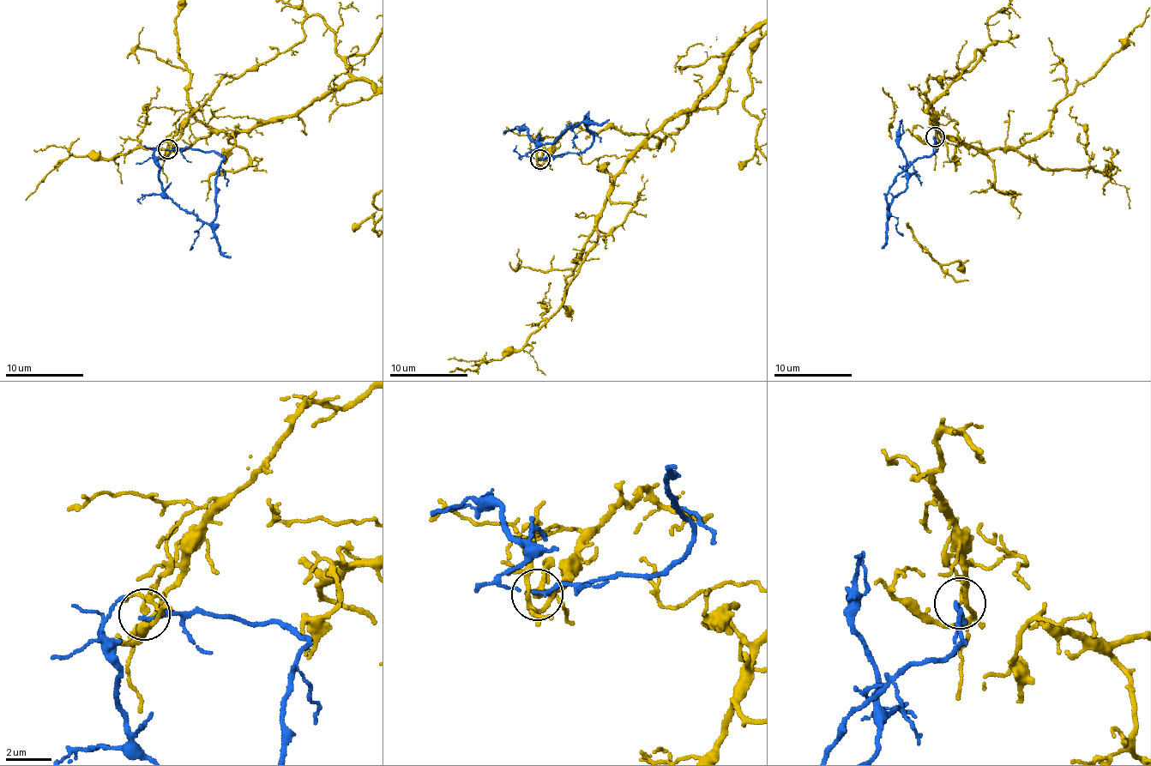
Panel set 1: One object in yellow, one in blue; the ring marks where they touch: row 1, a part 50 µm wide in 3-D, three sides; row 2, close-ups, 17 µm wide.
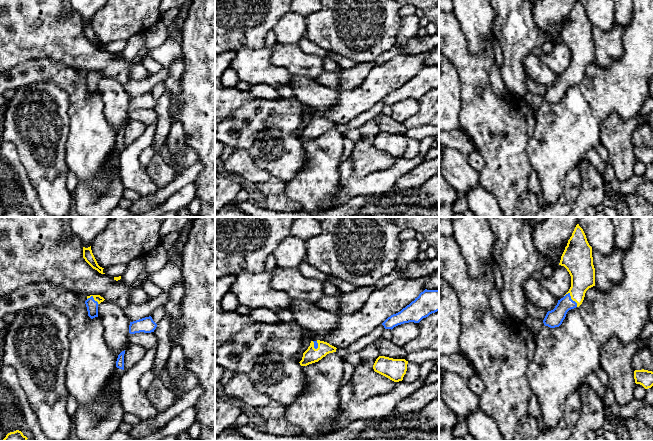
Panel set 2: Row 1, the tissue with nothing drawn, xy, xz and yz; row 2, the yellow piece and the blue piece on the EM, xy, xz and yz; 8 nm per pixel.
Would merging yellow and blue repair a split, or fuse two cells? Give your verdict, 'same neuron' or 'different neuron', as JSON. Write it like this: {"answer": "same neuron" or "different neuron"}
{"answer": "different neuron"}

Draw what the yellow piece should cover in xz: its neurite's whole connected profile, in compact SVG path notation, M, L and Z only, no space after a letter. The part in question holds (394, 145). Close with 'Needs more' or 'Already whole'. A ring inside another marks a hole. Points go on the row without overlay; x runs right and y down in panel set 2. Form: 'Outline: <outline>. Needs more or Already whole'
Outline: M379 132L374 141L373 145L375 148L389 154L394 158L403 156L404 151L407 147L408 137L405 135L393 135L385 132Z. Already whole

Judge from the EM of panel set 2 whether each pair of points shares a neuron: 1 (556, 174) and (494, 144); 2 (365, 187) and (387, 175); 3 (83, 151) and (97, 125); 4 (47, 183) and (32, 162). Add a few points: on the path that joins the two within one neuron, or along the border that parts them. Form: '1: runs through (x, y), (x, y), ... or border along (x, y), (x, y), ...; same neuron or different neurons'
1: border along (530, 138), (526, 154), (532, 169); different neurons
2: runs through (370, 185), (379, 183), (382, 180); same neuron
3: runs through (89, 145), (91, 142), (91, 131); same neuron
4: runs through (43, 178), (42, 172), (37, 167); same neuron

